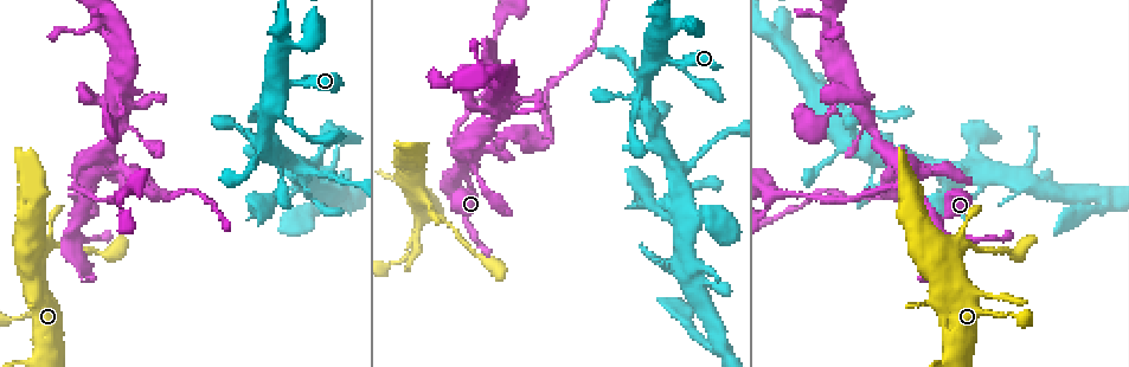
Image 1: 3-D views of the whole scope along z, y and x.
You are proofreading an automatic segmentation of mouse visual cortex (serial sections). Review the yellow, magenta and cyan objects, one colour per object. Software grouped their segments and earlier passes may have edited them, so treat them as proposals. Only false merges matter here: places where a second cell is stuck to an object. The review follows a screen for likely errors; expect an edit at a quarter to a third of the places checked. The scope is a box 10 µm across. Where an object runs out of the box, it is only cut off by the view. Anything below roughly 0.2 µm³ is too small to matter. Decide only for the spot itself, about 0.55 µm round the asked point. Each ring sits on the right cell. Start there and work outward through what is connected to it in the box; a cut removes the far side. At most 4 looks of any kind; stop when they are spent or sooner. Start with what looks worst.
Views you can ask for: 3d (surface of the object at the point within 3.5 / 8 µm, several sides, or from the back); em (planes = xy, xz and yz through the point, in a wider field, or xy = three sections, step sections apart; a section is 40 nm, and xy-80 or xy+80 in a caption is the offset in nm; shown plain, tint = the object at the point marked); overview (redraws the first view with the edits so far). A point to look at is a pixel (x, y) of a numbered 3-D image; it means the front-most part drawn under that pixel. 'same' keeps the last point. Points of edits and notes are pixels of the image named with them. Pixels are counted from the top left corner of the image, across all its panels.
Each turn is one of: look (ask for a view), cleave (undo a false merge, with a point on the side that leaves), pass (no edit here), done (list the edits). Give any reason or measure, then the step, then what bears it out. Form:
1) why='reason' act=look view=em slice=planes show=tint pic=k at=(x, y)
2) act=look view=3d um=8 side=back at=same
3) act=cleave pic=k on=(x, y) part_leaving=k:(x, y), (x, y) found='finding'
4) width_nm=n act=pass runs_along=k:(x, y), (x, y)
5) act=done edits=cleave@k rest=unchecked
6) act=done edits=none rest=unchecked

why='sharp bend' act=look view=3d um=8 pic=1 at=(893, 197)

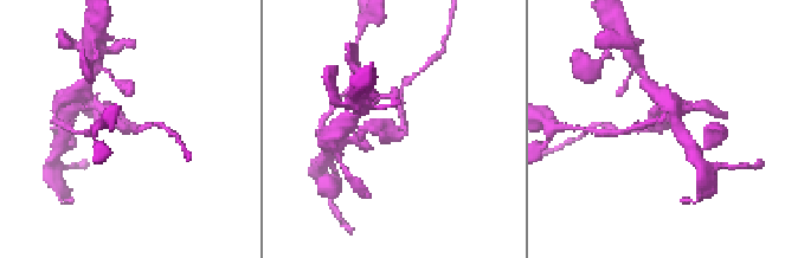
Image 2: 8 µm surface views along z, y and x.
act=look view=em slice=planes show=tint at=same

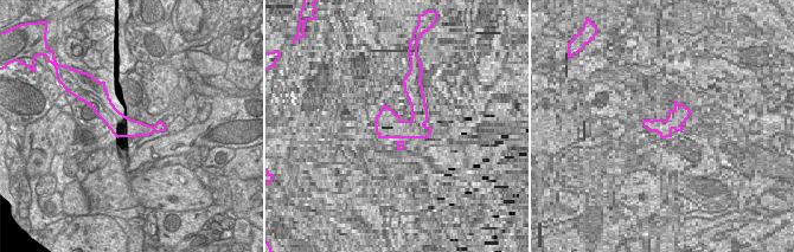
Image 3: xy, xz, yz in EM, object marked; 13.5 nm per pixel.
width_nm=300 act=cleave pic=2 on=(405, 82) border=3:(153, 127), (154, 131) found='a second cell is stuck on'

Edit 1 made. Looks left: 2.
why='side arm on a straight run' act=look view=3d um=3.5 pic=1 at=(886, 149)

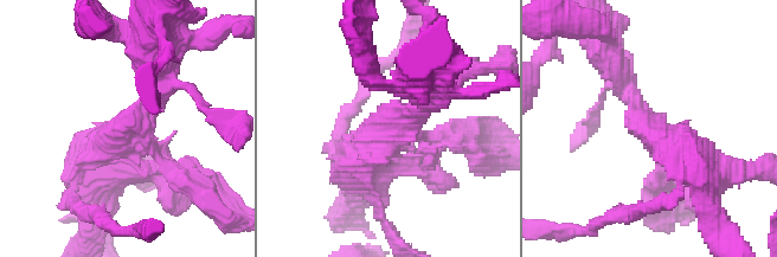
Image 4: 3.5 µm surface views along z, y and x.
act=look view=em slice=xy step=5 show=tint pic=4 at=(392, 133)

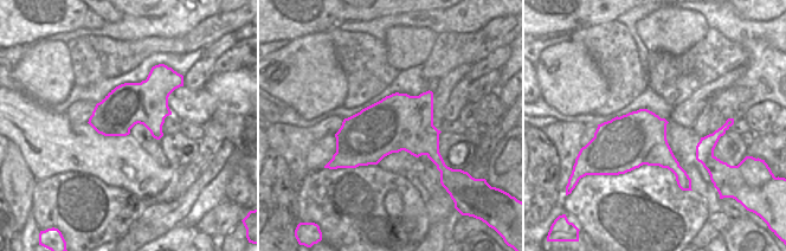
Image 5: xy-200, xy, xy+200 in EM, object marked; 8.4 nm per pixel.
act=pass runs_along=4:(702, 174), (620, 72) found='all the same cell'

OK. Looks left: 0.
act=done edits=cleave@2 rest=unchecked

